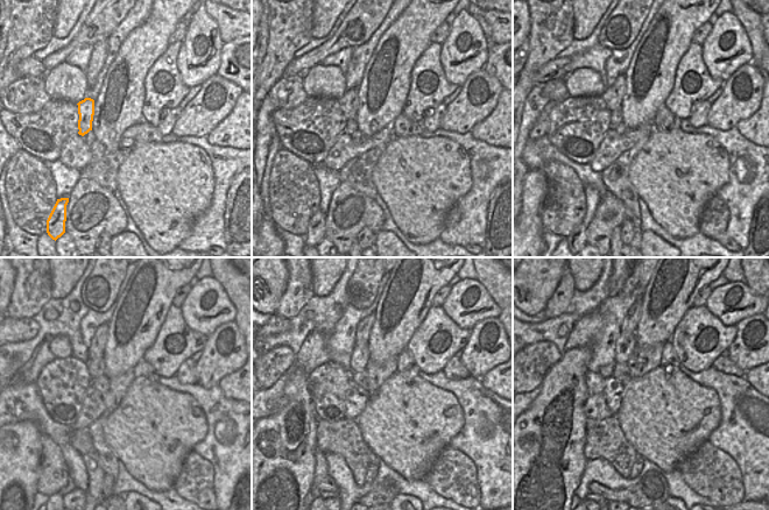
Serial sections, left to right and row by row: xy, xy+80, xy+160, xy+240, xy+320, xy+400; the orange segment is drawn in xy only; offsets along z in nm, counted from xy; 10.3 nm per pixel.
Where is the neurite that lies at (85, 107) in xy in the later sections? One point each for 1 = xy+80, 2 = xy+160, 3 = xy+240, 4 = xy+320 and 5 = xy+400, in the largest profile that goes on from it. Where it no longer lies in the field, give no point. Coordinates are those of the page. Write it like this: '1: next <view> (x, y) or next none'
1: next xy+80 (348, 103)
2: next xy+160 (613, 96)
3: next xy+240 (96, 349)
4: next xy+320 (362, 332)
5: next xy+400 (630, 320)

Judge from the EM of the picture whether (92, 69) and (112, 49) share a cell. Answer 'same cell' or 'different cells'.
different cells

